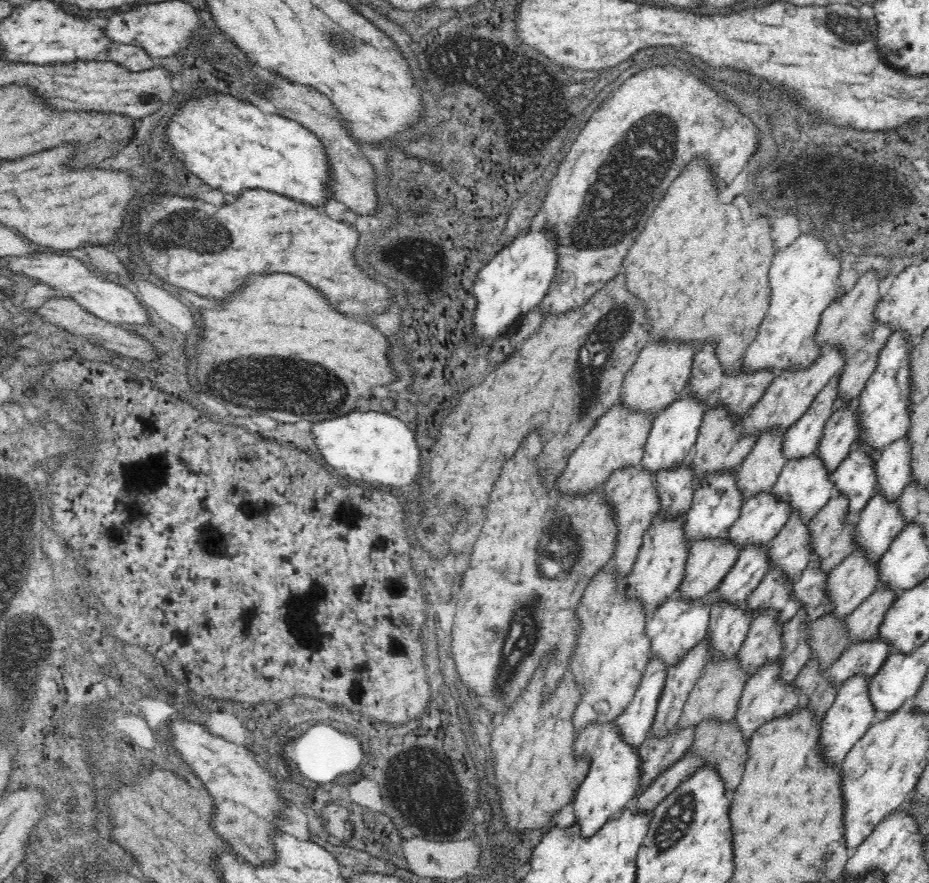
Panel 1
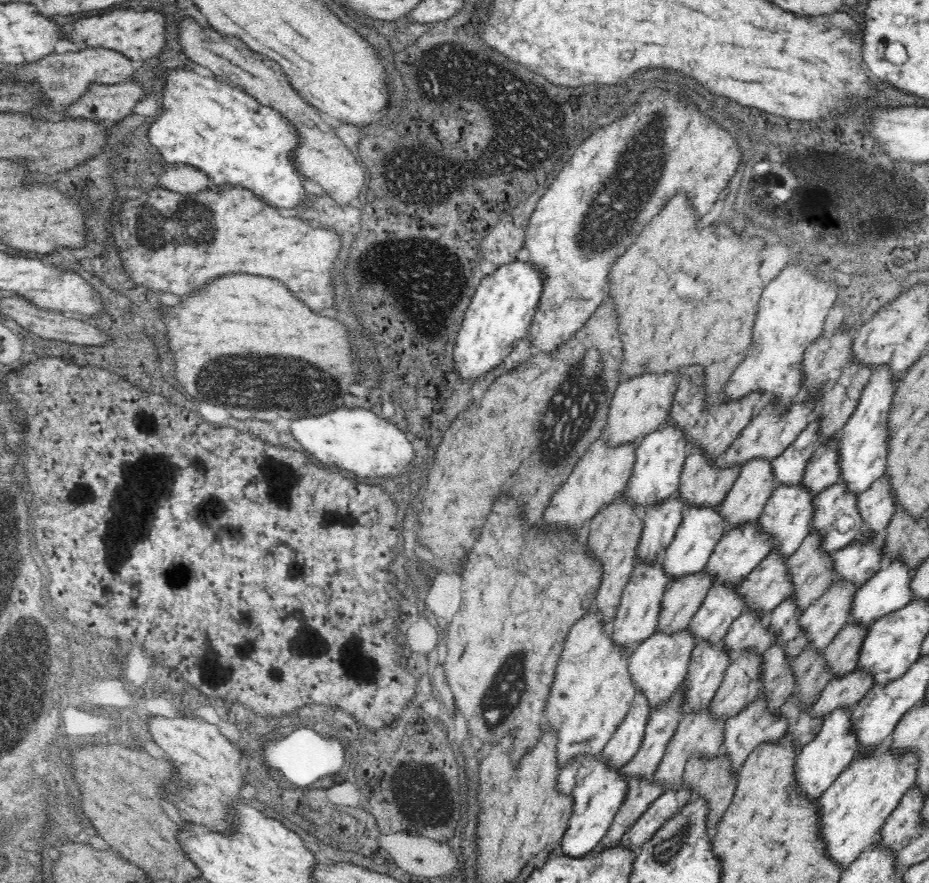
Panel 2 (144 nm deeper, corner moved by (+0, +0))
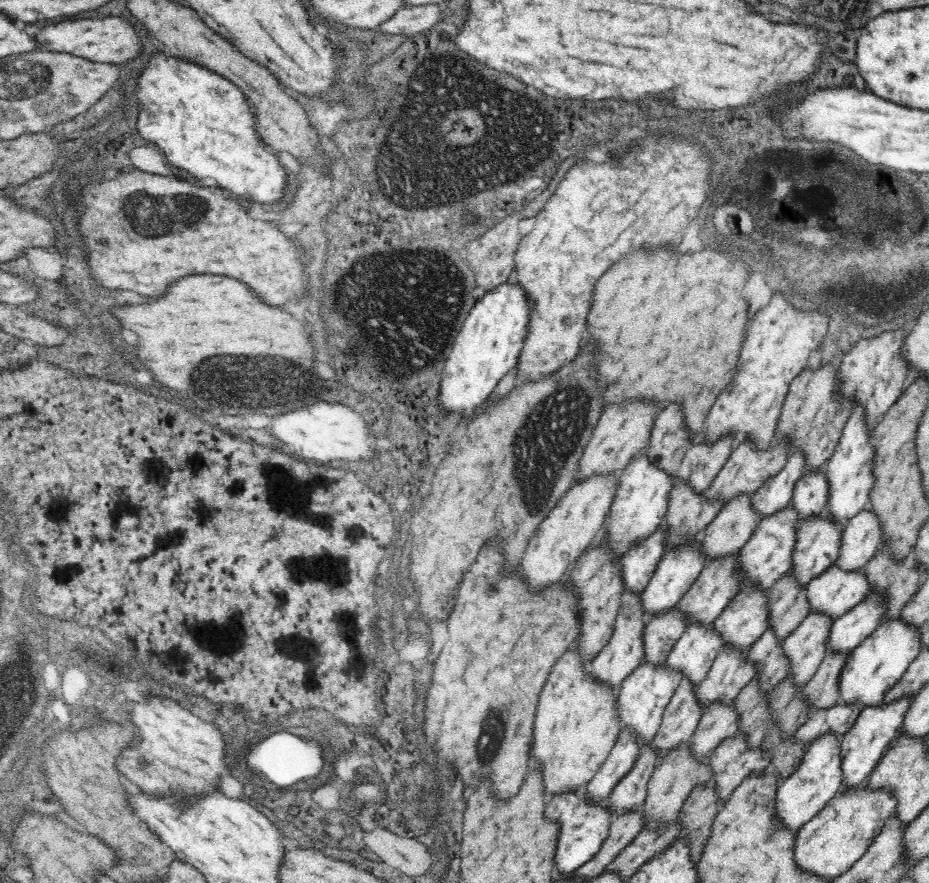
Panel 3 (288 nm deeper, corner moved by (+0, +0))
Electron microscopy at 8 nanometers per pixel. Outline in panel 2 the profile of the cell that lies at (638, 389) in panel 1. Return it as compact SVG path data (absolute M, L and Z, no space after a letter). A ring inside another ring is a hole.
M652 372L652 374L634 376L626 382L620 382L618 390L612 398L608 426L602 436L612 440L614 444L620 444L620 442L642 440L648 432L664 426L670 418L672 400L674 400L674 392L676 392L676 378L678 378L678 372L664 372L664 374Z

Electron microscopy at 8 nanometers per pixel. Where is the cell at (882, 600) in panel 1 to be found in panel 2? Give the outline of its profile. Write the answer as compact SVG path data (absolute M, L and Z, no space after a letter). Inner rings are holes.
M852 620L844 624L844 628L836 634L832 644L828 644L824 652L826 652L826 662L834 674L846 674L850 670L856 670L870 626L872 624L860 624Z

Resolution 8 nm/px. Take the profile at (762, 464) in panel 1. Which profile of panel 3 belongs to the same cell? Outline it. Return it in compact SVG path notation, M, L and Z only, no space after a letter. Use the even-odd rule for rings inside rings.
M750 492L734 494L702 532L704 552L708 554L708 560L742 550L744 544L752 538L762 520L762 512L754 508L752 496L754 494Z

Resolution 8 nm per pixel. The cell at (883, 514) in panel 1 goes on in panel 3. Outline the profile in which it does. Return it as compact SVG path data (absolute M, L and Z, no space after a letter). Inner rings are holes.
M830 564L822 574L818 574L816 578L810 580L808 588L808 598L812 598L812 612L824 610L830 612L832 618L840 618L844 616L846 610L858 606L868 594L870 594L870 580L864 572L864 568L856 568L856 570L844 570L838 564Z

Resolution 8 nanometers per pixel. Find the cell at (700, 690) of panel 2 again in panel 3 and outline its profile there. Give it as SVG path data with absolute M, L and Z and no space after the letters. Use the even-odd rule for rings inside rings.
M686 674L664 712L664 720L660 724L658 734L652 740L654 746L660 746L660 756L668 754L670 748L680 744L682 740L690 740L698 730L704 712L706 706L698 698L698 686Z

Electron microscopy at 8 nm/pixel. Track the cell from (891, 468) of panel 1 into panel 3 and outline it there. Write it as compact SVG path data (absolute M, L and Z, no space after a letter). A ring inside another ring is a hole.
M868 506L846 522L842 536L842 550L834 564L844 570L864 568L884 544L884 530L878 514Z

